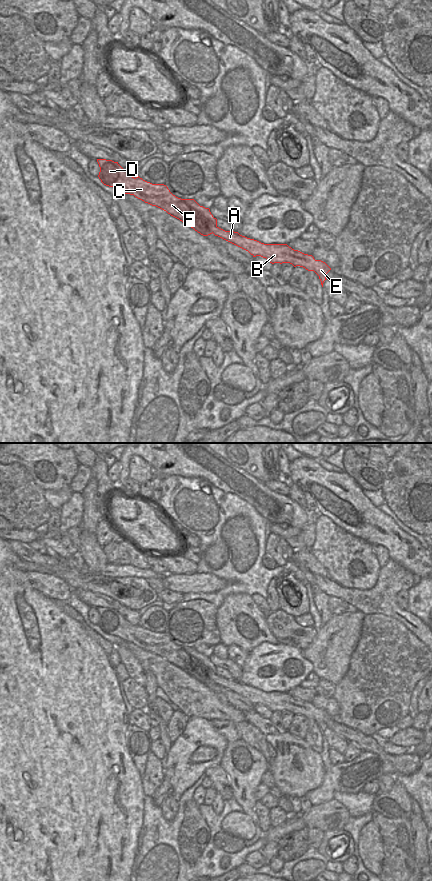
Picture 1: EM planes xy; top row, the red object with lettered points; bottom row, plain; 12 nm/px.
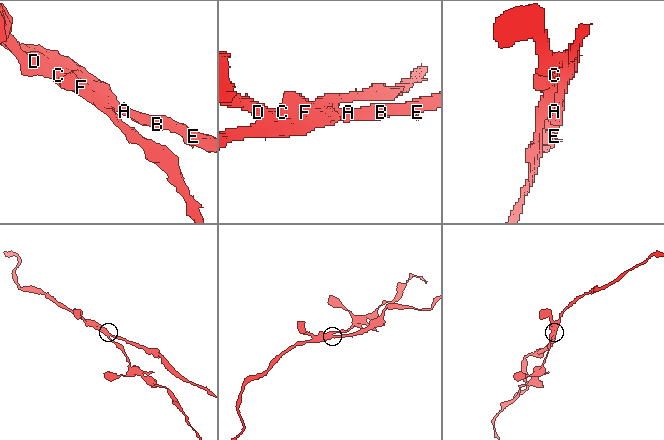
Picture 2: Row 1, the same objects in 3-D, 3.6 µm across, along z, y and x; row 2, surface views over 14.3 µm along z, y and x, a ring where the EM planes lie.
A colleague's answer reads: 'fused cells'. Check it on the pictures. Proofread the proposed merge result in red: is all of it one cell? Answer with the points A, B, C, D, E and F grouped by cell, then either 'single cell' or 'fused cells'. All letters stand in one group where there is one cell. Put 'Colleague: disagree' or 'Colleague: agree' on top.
Colleague: agree
A B E / C D F | fused cells

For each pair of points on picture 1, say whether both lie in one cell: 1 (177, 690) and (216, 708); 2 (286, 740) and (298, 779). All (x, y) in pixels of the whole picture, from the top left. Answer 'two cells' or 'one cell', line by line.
1: one cell
2: one cell

